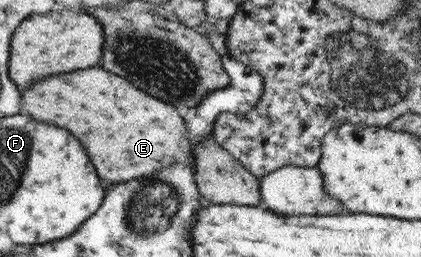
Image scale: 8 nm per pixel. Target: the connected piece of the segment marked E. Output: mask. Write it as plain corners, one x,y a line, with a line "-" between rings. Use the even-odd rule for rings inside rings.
90,67
90,69
78,69
78,71
72,70
72,72
68,73
52,74
50,77
44,77
44,79
40,79
40,81
36,81
34,85
30,85
28,89
22,91
22,113
28,115
28,117
32,117
34,121
50,123
50,125
56,125
56,127
60,127
60,129
70,131
70,133
80,141
80,145
84,145
84,151
88,153
88,159
90,159
92,165
96,167
98,177
102,177
102,181
106,181
106,183
110,183
110,185
112,185
112,183
122,183
122,181
128,181
128,179
134,179
134,177
144,179
144,177
154,176
160,168
166,168
166,166
170,166
170,164
186,164
186,166
192,164
192,168
195,168
195,163
192,163
192,160
195,159
192,159
193,153
190,150
188,131
183,119
176,112
175,106
166,105
166,103
162,103
162,101
158,101
158,99
142,93
140,89
136,89
136,87
134,87
132,83
128,83
126,79
116,77
114,73
108,73
108,71
100,69
100,67

